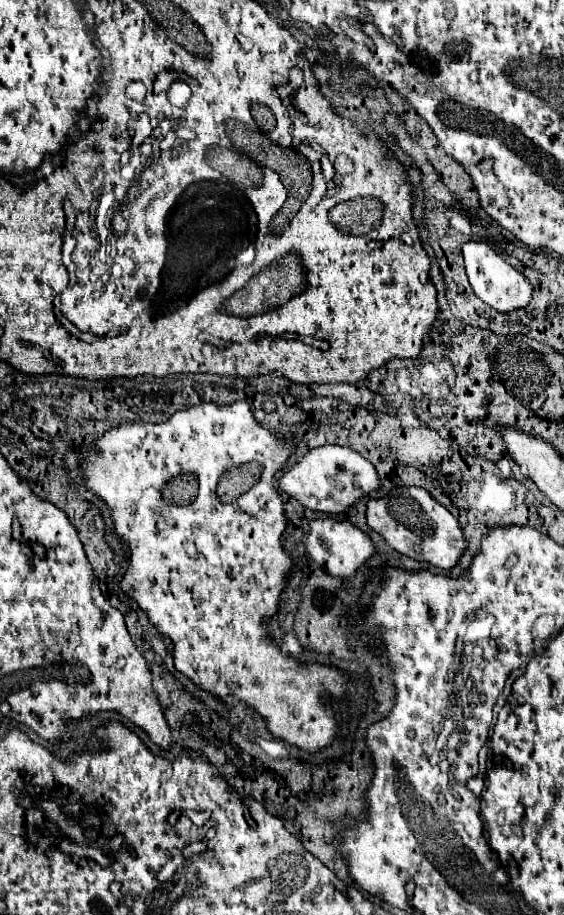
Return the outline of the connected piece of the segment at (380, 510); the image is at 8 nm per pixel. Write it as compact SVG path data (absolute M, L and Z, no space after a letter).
M396 486L388 492L388 496L370 498L366 502L366 522L376 534L384 536L388 546L398 550L400 554L410 556L418 562L430 562L440 570L450 570L452 566L456 566L464 550L464 536L458 520L424 488Z

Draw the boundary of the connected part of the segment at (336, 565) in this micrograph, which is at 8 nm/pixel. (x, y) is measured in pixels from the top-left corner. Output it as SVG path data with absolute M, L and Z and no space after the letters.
M314 518L308 522L308 532L304 536L306 552L310 554L312 562L316 562L326 574L350 578L354 572L374 554L372 540L348 520L334 520L334 518Z

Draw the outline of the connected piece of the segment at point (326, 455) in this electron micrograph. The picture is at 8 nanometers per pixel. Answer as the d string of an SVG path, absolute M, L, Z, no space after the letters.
M332 444L310 448L308 454L292 468L288 468L280 478L282 492L296 498L306 508L324 514L342 514L348 510L348 506L356 504L364 494L378 488L380 488L380 480L376 468L366 458L362 458L352 448L332 446Z

